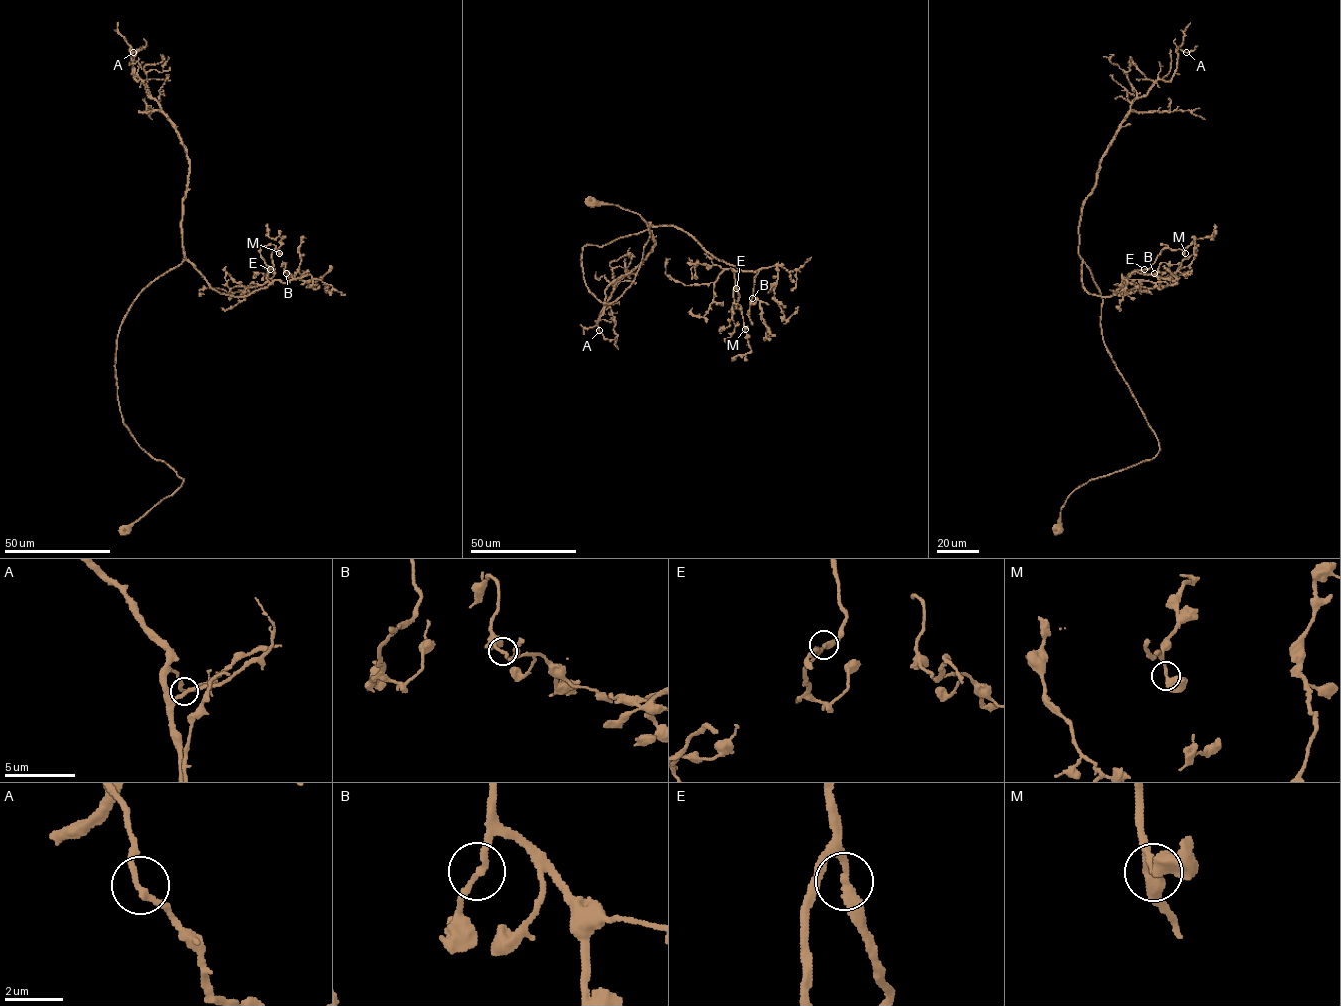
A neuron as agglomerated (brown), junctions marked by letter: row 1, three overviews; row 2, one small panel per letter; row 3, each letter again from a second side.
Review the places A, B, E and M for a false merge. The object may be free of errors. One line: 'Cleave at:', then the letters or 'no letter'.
Cleave at: no letter

